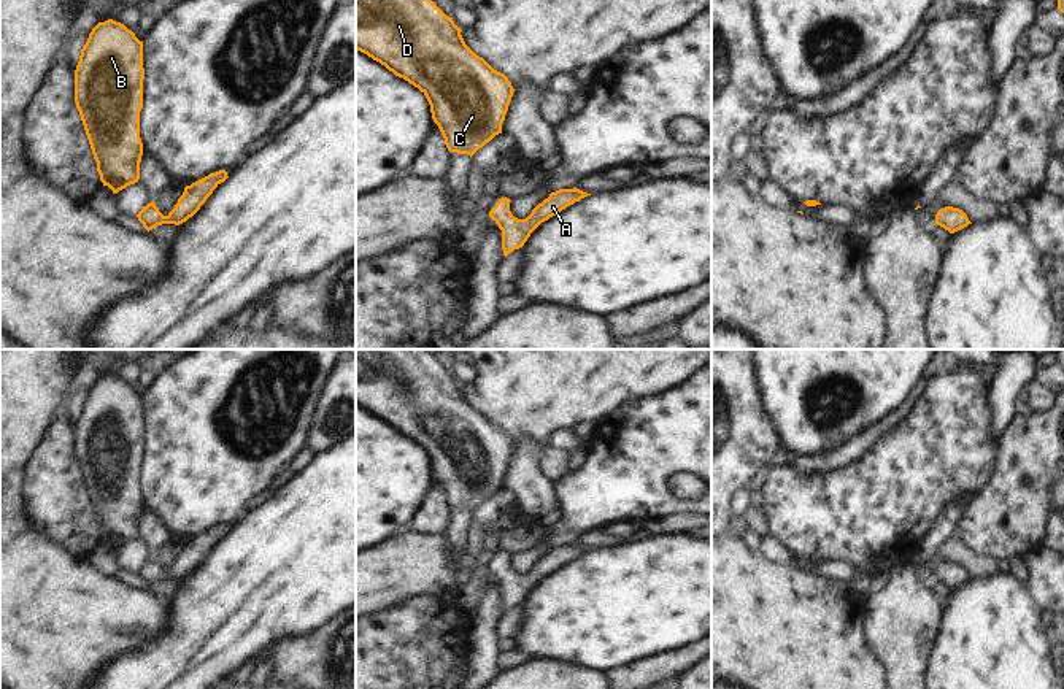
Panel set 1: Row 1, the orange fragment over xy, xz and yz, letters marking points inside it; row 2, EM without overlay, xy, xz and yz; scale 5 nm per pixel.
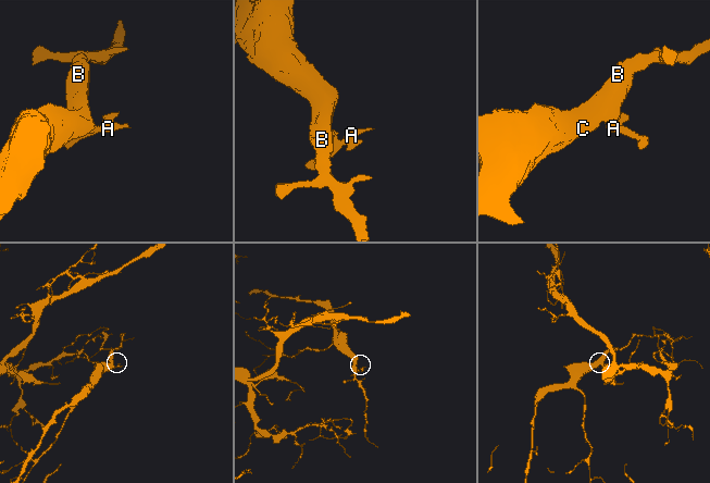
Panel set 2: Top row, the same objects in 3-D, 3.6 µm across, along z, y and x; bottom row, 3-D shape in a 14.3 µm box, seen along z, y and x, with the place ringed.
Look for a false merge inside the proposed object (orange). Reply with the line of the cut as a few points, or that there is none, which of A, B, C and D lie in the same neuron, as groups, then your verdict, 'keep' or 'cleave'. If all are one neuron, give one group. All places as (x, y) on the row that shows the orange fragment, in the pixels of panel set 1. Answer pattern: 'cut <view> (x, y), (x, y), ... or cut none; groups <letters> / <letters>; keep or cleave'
cut none; groups A B C D; keep

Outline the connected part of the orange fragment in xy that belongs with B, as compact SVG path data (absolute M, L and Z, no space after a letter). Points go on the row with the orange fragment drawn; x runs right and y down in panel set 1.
M98 22L75 70L75 103L100 181L113 194L140 179L143 79L143 41L121 22Z

